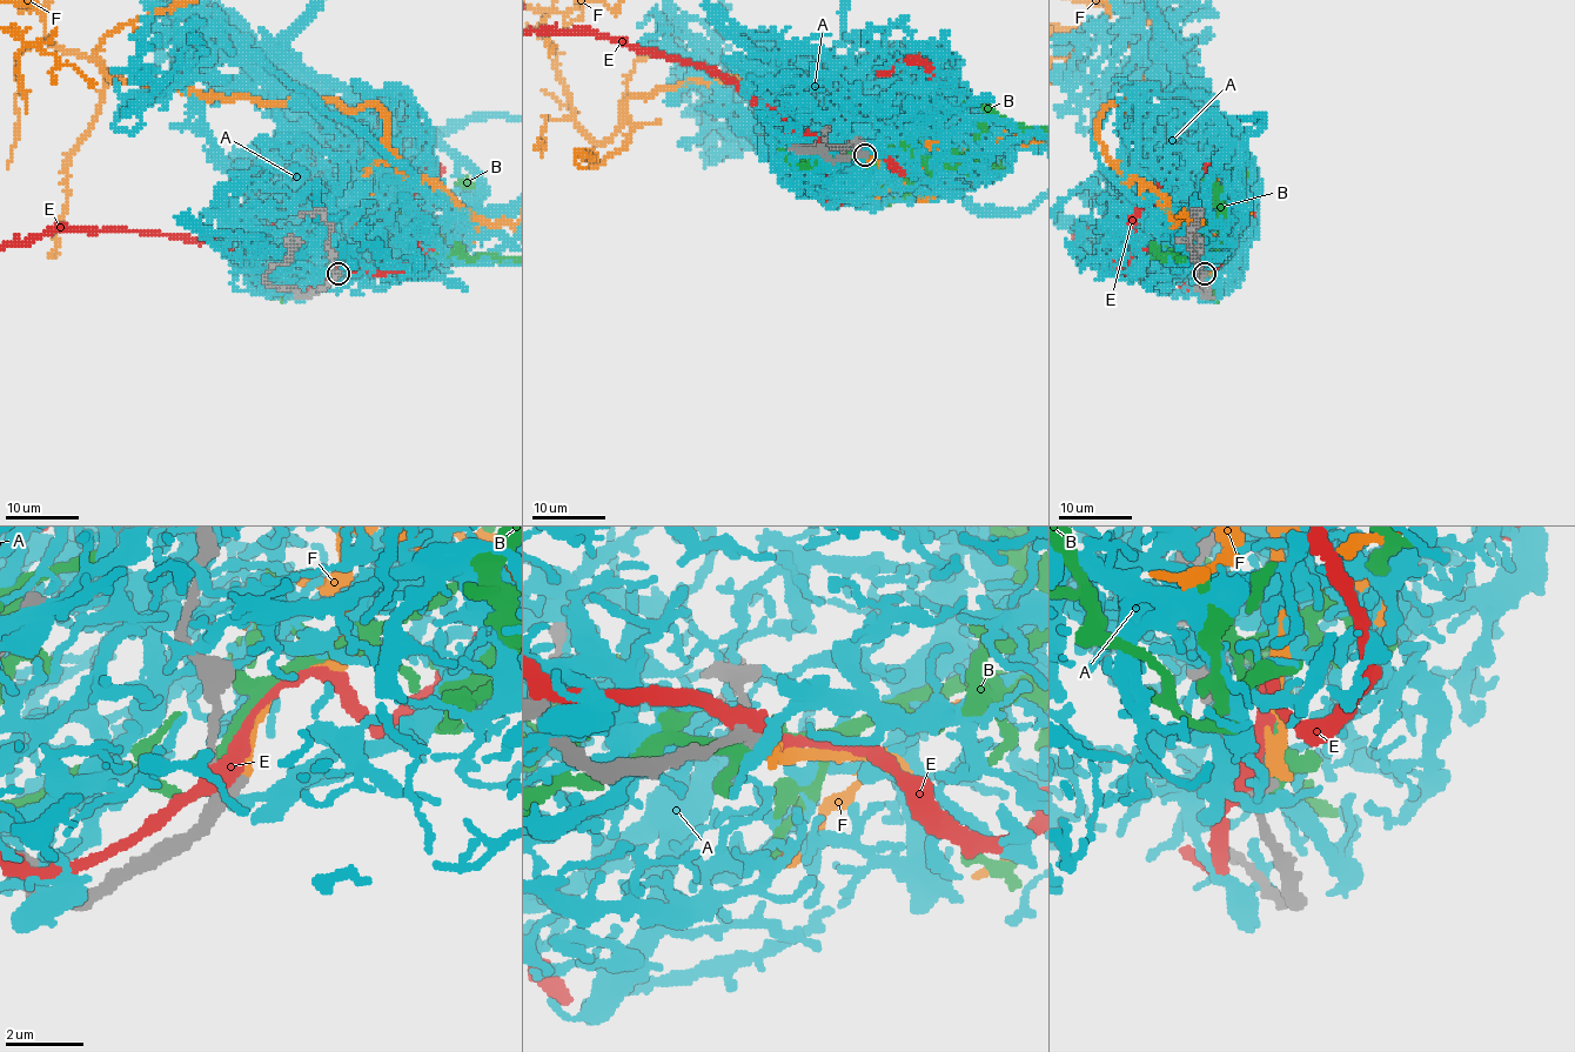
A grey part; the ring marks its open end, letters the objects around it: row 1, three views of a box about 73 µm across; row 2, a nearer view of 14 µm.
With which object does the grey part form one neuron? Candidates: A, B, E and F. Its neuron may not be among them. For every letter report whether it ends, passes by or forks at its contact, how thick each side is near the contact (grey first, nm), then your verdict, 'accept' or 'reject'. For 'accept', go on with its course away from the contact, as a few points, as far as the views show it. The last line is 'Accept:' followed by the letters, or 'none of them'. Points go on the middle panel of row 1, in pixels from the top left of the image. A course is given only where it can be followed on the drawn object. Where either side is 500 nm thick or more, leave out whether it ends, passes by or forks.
A: it passes by | 340/340 nm | reject
B: it forks | 360/240 nm | reject
E: it passes by | 360/480 nm | reject
F: it ends | 280/320 nm | accept
Accept: F

